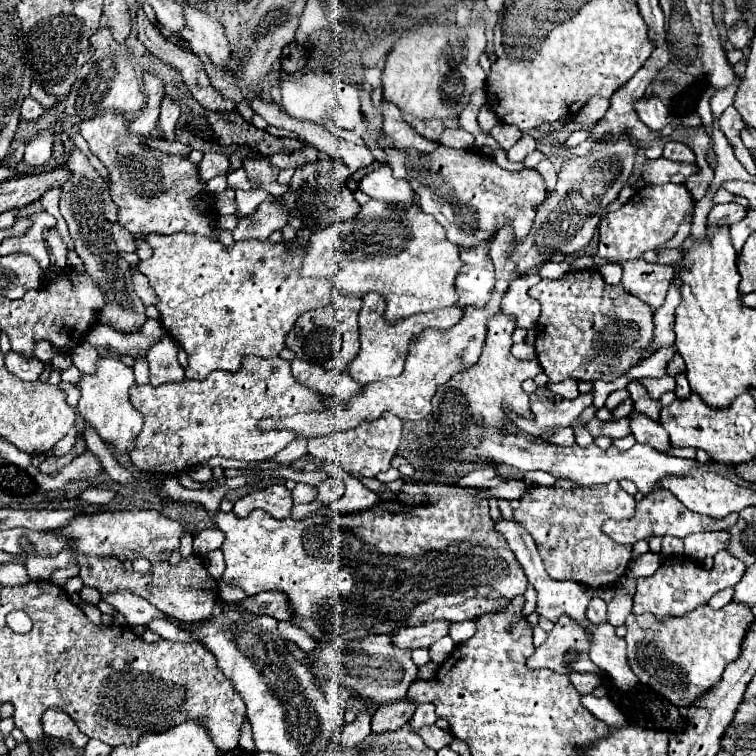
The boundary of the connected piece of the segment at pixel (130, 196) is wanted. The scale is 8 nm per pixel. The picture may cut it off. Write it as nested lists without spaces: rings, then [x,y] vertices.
[[[104,112],[80,122],[80,134],[86,138],[90,152],[110,172],[110,194],[118,206],[118,222],[132,234],[174,234],[198,232],[210,240],[218,240],[222,228],[216,224],[216,212],[202,212],[198,202],[208,200],[206,182],[200,180],[198,164],[180,154],[160,154],[144,146],[144,138],[136,138],[128,130],[128,120],[116,112]]]

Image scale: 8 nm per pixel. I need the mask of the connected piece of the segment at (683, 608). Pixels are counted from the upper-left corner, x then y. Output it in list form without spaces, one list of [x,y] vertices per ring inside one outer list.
[[[720,550],[714,560],[714,568],[706,570],[696,562],[690,562],[688,558],[668,558],[662,562],[662,566],[648,578],[638,580],[638,588],[634,594],[634,614],[644,614],[650,612],[656,618],[666,618],[666,616],[682,616],[696,606],[706,604],[716,592],[736,586],[740,578],[744,576],[746,566],[738,558],[734,558],[728,550]]]

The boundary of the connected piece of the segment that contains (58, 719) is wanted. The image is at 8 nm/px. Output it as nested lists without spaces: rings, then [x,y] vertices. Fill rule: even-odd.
[[[50,708],[48,712],[42,714],[42,730],[50,738],[58,738],[62,742],[72,744],[74,748],[84,748],[88,742],[88,736],[78,730],[74,720],[62,712],[60,708]]]

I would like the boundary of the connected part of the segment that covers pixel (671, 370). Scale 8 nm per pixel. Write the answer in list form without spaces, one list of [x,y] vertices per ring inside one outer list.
[[[674,354],[672,360],[670,360],[668,366],[666,366],[666,374],[668,374],[668,376],[676,376],[676,374],[680,374],[680,372],[684,372],[684,370],[686,370],[686,366],[684,366],[682,356],[680,356],[680,354]]]

